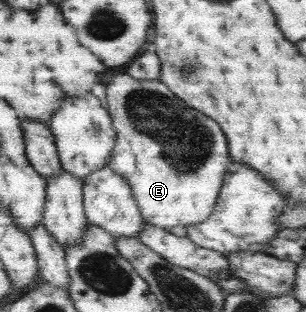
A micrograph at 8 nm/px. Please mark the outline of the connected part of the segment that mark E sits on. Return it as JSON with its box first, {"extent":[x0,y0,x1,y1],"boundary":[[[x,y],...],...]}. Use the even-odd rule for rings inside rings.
{"extent":[104,73,229,230],"boundary":[[[126,73],[117,74],[105,85],[104,91],[107,114],[115,131],[113,151],[106,165],[129,185],[141,219],[163,230],[205,221],[213,211],[229,161],[225,136],[219,126],[201,112],[187,108],[157,79],[136,80]]]}

